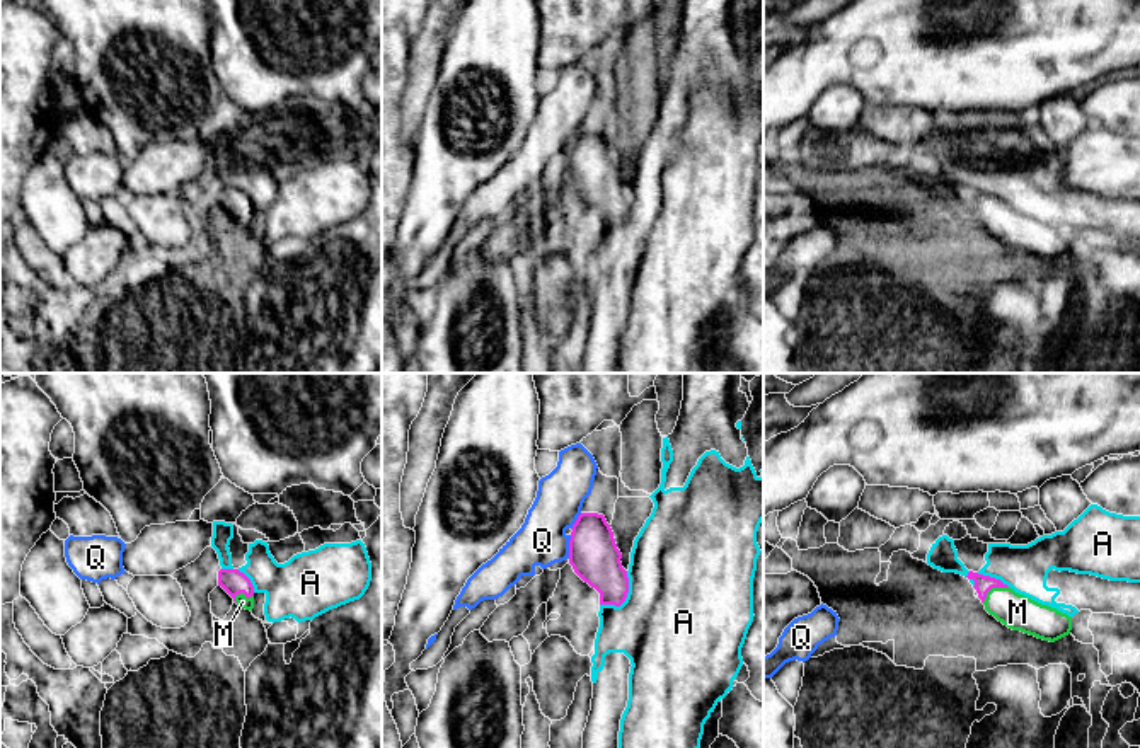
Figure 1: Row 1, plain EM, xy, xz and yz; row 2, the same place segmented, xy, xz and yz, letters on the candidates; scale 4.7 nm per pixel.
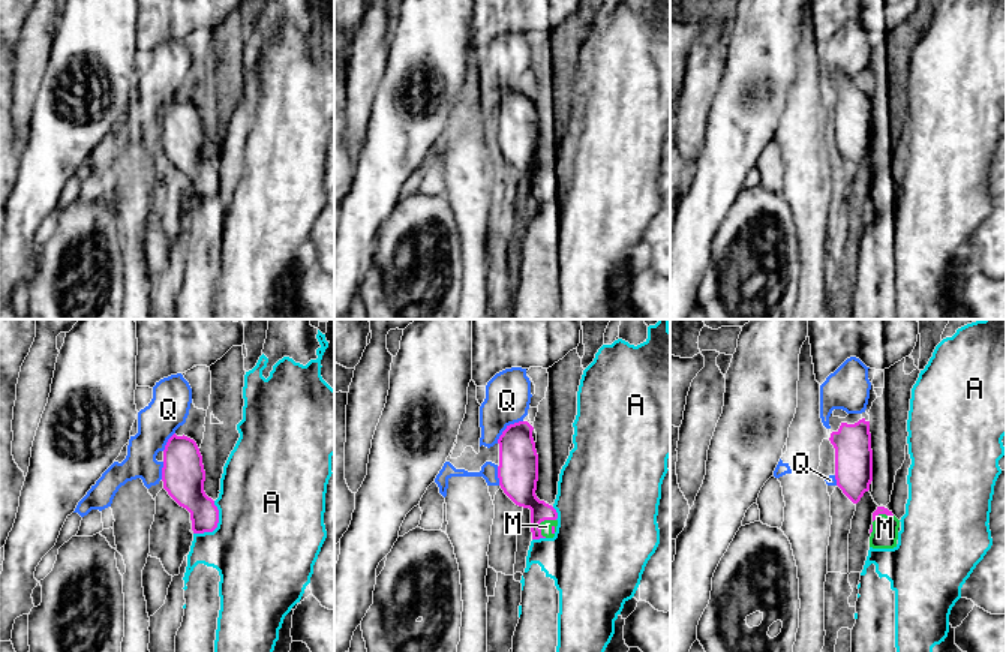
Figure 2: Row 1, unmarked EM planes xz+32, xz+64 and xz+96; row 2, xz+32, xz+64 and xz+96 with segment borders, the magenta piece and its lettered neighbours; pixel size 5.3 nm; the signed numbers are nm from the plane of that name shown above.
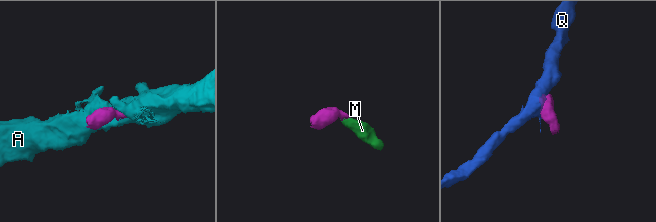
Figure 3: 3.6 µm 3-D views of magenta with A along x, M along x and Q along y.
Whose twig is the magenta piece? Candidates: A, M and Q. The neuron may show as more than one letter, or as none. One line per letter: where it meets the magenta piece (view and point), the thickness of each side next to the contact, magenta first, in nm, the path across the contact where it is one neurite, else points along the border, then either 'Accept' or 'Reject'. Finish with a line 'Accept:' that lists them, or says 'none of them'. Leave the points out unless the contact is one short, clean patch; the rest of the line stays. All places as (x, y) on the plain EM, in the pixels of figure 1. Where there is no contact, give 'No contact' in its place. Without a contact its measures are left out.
A: Touches magenta at xz (626, 215). Thickness 220 nm (magenta) against 500 nm. Boundary: xz (627, 189), (627, 215), (619, 224), (600, 224). Reject
M: Touches magenta at yz (992, 205). Thickness 80 nm (magenta) against 170 nm. Path across: yz (982, 201), (992, 205), (1018, 230). Accept
Q: Touches magenta at xz (570, 166). Thickness 240 nm (magenta) against 240 nm. Boundary: xz (571, 154), (568, 176). Reject
Accept: M

